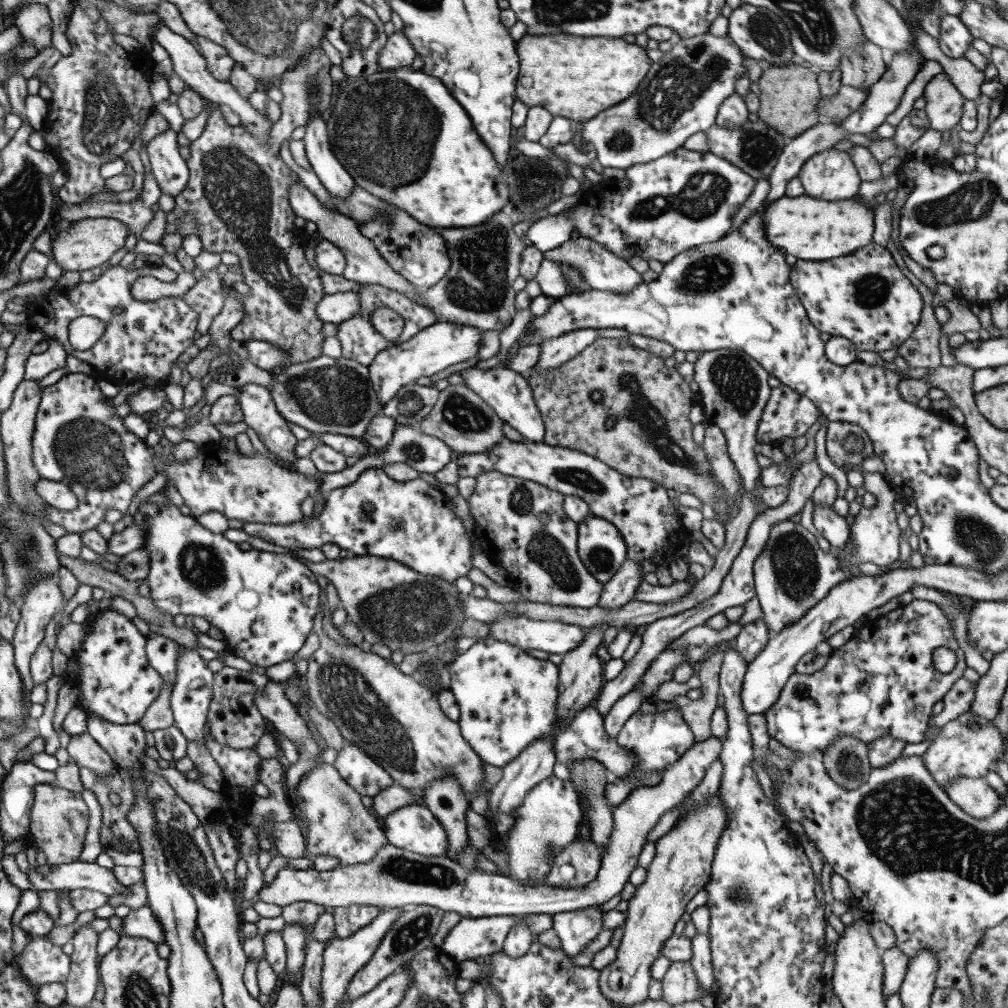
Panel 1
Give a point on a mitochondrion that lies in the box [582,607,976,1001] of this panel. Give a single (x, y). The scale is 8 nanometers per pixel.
(739, 894)

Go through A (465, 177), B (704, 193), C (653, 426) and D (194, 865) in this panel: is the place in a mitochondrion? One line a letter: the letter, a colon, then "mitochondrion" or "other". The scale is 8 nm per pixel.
A: other
B: mitochondrion
C: mitochondrion
D: mitochondrion

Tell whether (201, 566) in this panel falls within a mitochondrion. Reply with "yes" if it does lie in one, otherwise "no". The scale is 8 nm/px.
yes

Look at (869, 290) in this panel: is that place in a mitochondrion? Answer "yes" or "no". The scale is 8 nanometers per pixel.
yes

